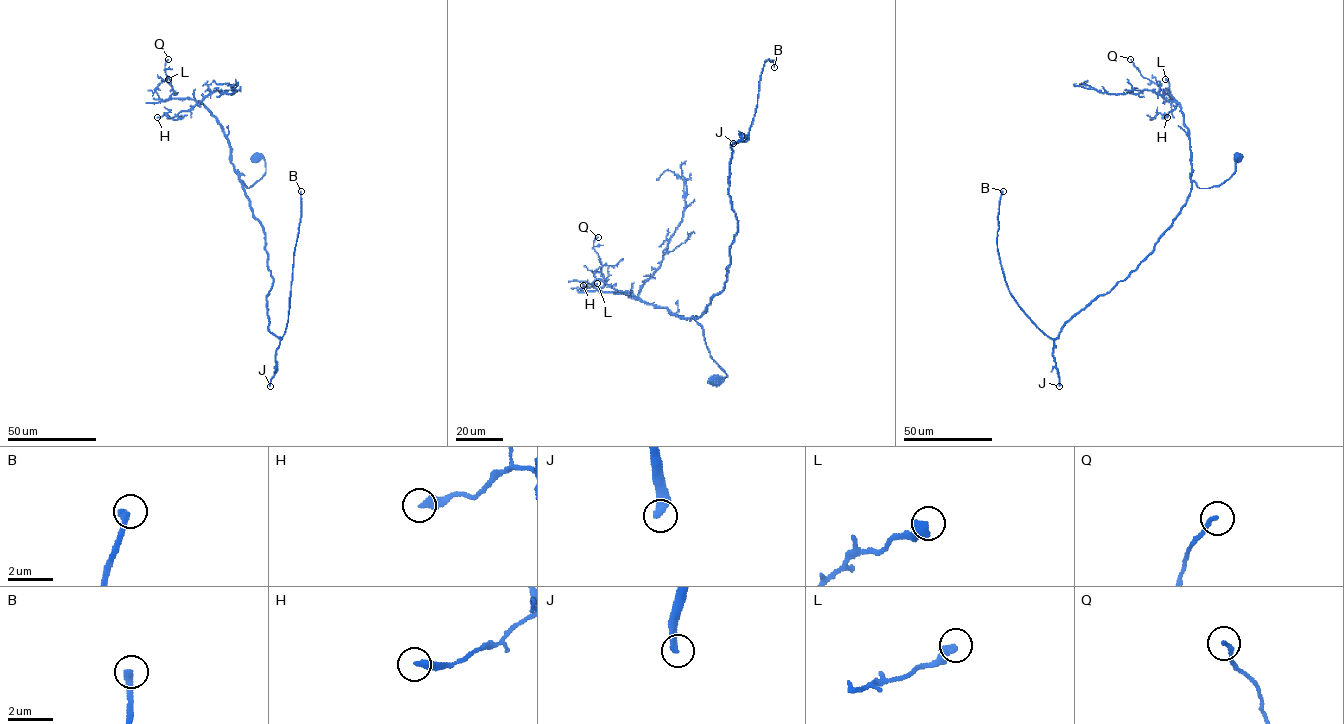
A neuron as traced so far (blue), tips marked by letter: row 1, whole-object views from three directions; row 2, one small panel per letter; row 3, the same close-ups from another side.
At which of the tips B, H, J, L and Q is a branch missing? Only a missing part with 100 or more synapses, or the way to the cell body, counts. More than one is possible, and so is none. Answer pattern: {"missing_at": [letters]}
{"missing_at": ["B", "J"]}

